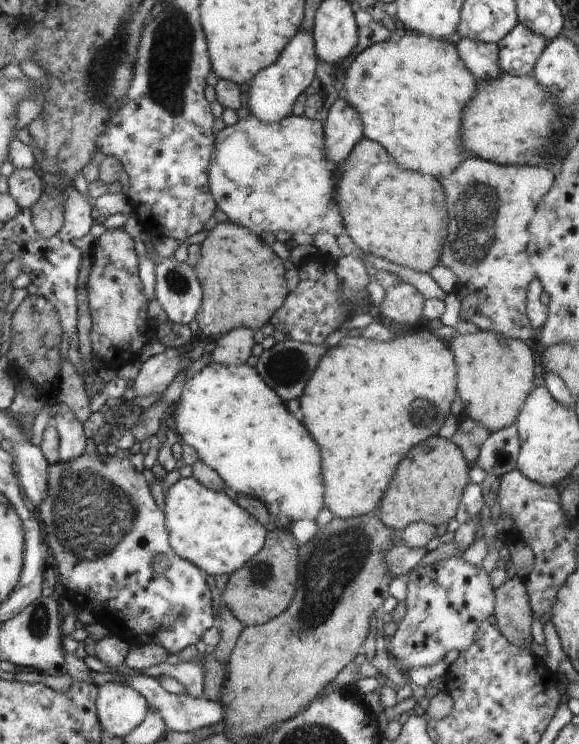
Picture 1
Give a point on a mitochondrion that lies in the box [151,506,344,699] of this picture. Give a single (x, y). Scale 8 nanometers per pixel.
(262, 573)

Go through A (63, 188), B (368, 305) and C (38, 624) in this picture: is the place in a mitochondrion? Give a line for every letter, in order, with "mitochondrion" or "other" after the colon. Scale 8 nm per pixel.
A: other
B: other
C: mitochondrion

